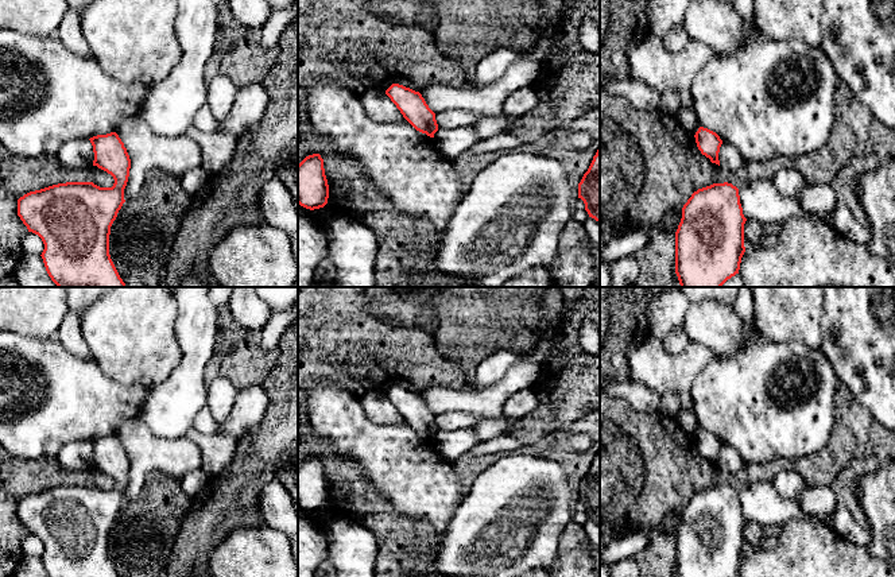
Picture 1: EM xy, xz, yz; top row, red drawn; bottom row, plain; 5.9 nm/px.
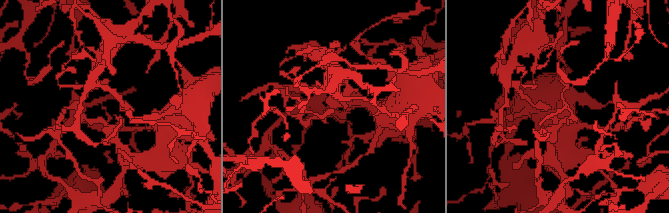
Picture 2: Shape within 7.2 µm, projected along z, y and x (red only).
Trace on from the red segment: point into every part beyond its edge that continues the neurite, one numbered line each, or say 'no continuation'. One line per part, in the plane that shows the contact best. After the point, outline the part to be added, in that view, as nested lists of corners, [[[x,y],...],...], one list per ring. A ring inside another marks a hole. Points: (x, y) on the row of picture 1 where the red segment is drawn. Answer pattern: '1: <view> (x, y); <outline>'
no continuation

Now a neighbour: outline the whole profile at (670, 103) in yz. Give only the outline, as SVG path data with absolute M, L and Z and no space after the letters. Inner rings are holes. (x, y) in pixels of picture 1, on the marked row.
M674 92L662 93L659 109L663 113L675 116L681 108L681 96Z

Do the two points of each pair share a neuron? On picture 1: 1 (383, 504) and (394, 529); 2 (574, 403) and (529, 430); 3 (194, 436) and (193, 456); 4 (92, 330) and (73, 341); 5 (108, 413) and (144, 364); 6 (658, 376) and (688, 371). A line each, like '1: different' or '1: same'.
1: same
2: same
3: different
4: different
5: different
6: same

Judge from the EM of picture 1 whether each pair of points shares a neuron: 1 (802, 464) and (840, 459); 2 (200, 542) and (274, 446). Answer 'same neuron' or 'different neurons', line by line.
1: same neuron
2: same neuron

